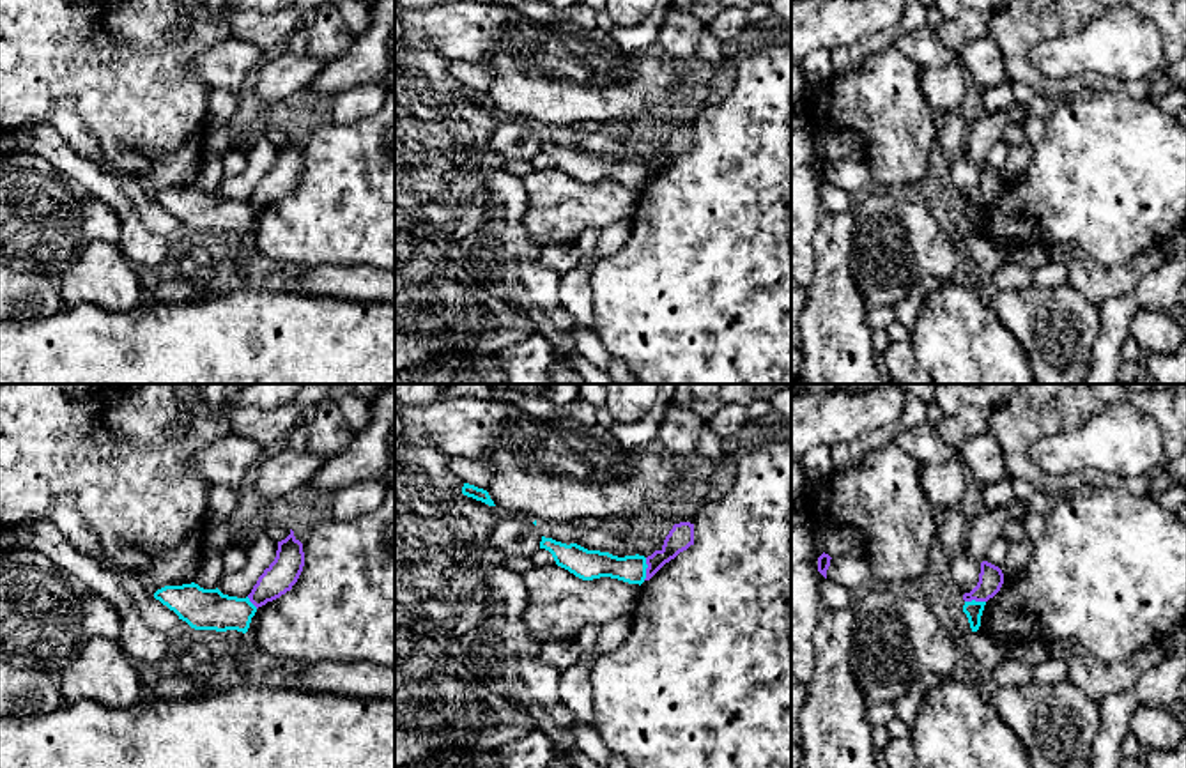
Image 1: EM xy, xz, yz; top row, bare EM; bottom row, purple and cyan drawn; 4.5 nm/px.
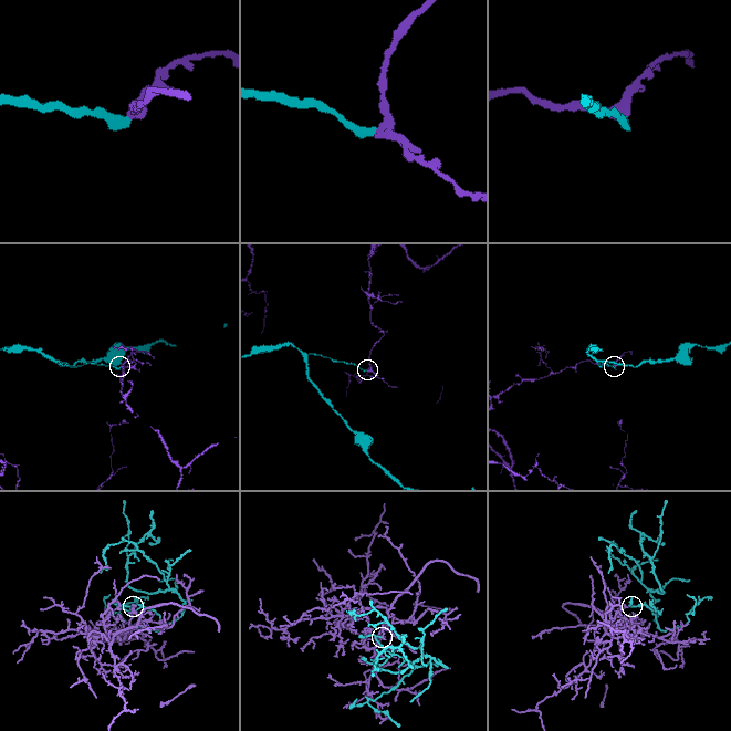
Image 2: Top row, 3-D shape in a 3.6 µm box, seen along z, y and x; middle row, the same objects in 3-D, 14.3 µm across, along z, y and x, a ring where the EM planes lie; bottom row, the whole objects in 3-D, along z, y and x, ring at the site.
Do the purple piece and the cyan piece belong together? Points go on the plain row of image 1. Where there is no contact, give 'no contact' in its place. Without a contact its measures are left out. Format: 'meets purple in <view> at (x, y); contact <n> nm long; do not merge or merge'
meets purple in xz at (646, 172); contact 110 nm long; do not merge

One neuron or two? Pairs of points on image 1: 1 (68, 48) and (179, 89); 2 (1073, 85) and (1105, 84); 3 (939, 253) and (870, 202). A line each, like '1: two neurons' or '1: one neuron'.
1: one neuron
2: one neuron
3: one neuron

